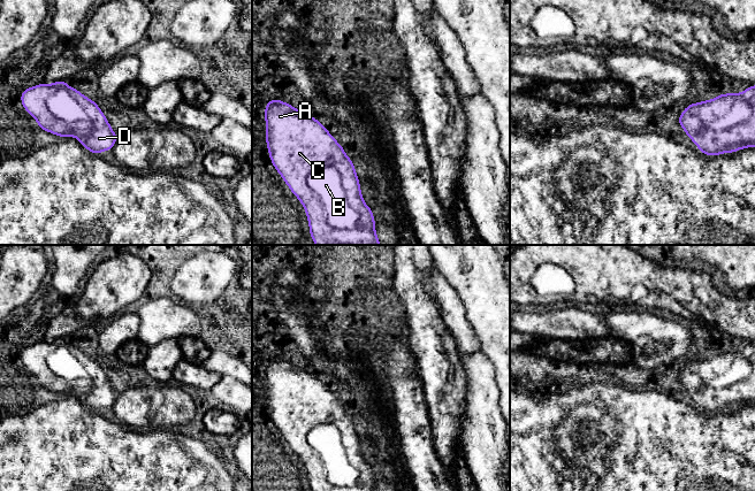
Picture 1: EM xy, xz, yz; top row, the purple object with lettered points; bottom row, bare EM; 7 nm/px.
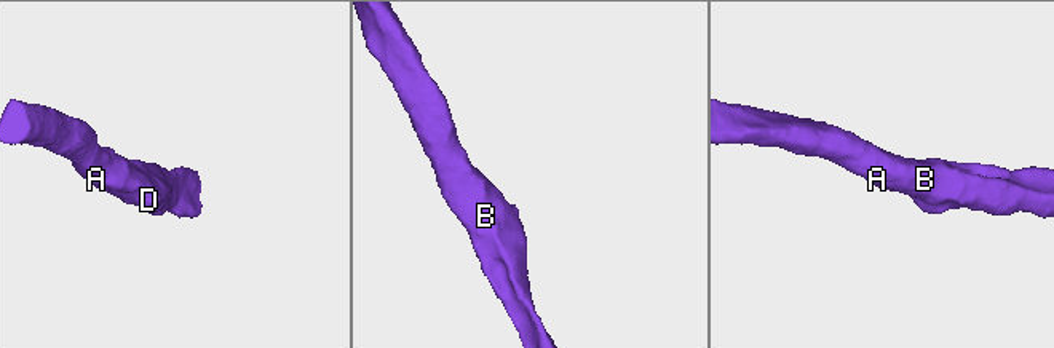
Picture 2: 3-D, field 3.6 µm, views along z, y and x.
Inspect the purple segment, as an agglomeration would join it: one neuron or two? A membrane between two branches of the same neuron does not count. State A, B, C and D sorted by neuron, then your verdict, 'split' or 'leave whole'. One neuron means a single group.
A B C D | leave whole

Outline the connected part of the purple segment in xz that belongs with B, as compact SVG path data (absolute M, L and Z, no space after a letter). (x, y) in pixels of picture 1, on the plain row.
M279 356L266 361L270 419L303 462L310 491L376 491L356 425L313 374Z

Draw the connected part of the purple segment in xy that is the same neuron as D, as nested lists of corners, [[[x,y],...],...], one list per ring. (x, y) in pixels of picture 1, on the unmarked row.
[[[64,338],[28,345],[21,360],[40,386],[63,396],[76,394],[93,412],[112,408],[117,397],[96,359]]]

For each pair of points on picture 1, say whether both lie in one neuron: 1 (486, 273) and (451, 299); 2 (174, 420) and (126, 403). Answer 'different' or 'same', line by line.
1: different
2: same

